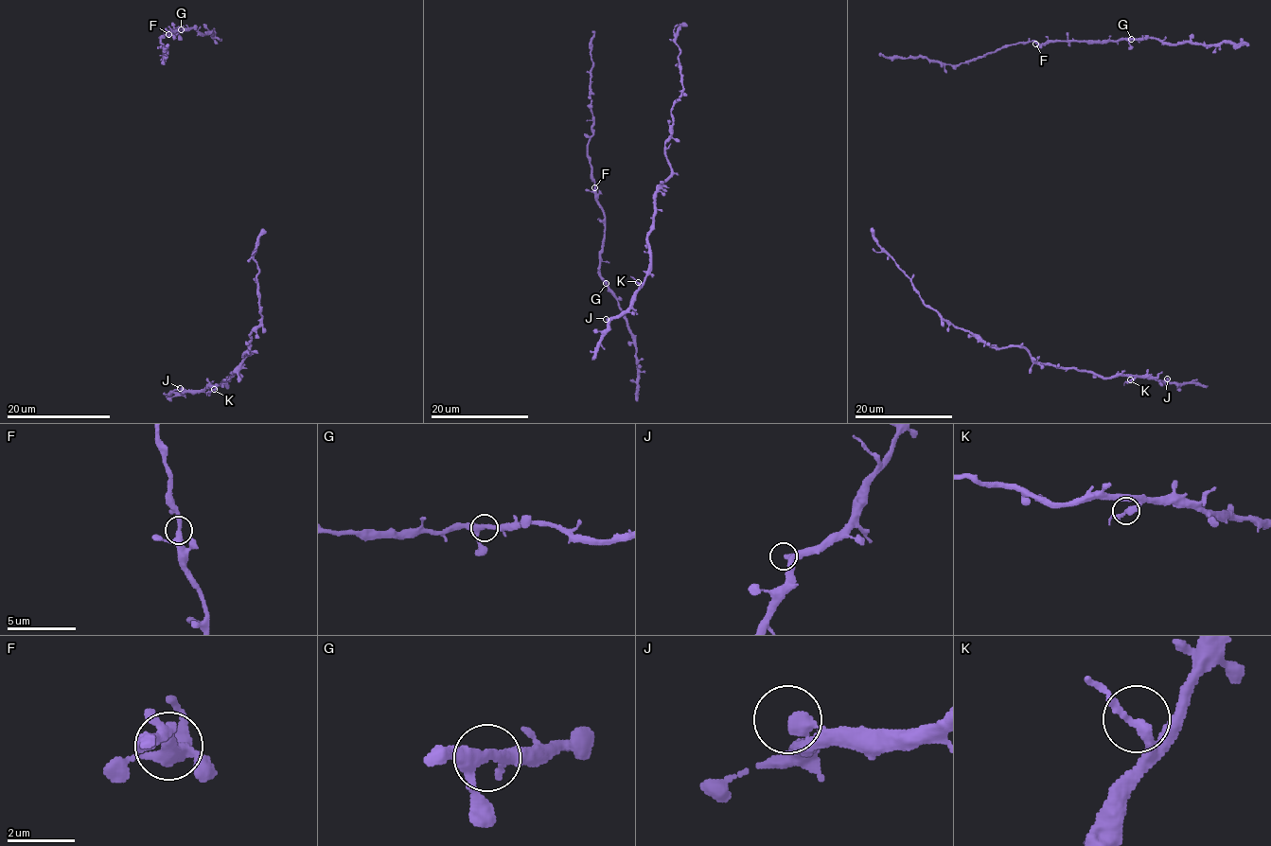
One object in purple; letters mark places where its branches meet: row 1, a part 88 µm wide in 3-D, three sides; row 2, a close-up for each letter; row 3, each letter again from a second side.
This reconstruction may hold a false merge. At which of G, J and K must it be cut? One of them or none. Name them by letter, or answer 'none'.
none

